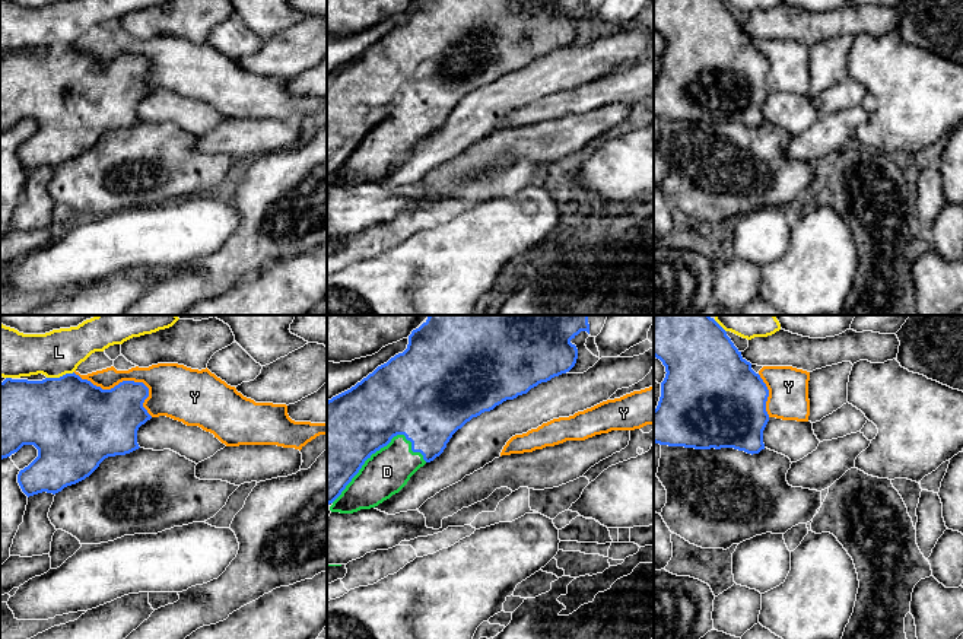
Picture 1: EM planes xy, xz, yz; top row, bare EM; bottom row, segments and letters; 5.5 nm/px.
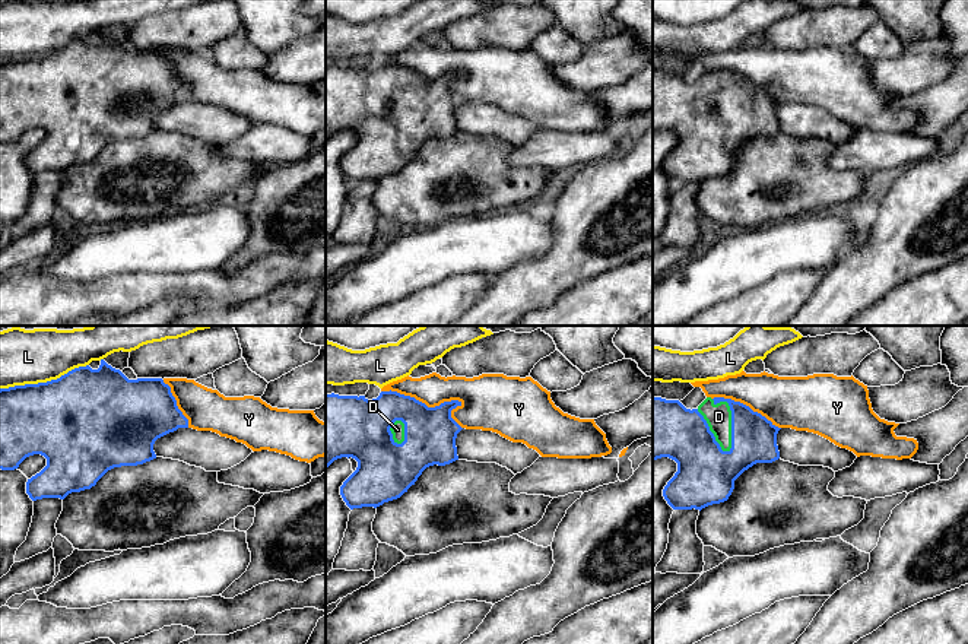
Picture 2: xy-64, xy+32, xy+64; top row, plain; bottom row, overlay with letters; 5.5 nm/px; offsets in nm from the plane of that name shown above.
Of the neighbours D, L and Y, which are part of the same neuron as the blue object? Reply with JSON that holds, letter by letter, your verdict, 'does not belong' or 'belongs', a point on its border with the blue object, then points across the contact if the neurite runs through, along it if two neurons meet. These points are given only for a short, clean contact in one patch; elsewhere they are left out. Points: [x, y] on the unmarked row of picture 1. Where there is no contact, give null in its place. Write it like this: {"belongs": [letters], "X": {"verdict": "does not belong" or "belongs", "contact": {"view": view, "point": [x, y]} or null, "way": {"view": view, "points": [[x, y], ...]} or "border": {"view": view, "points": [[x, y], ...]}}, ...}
{"belongs": ["D"], "D": {"verdict": "belongs", "contact": {"view": "xz", "point": [378, 123]}}, "L": {"verdict": "does not belong", "contact": {"view": "xy", "point": [60, 50]}}, "Y": {"verdict": "does not belong", "contact": {"view": "xy", "point": [124, 54]}}}

